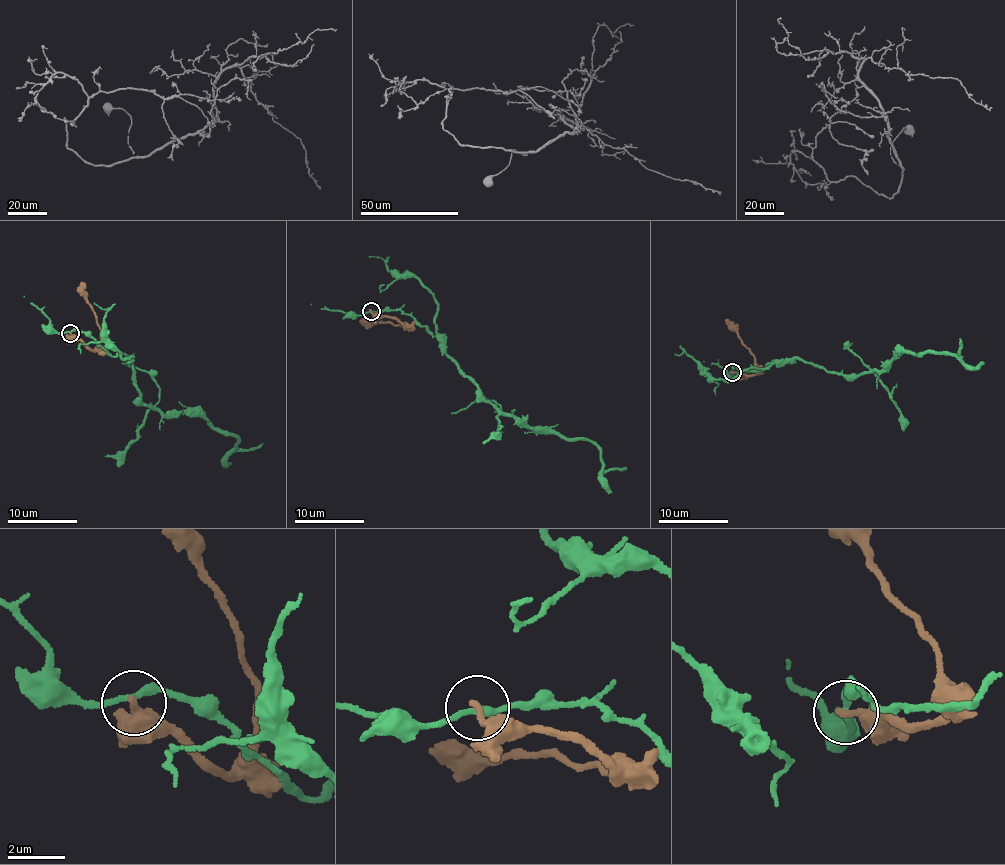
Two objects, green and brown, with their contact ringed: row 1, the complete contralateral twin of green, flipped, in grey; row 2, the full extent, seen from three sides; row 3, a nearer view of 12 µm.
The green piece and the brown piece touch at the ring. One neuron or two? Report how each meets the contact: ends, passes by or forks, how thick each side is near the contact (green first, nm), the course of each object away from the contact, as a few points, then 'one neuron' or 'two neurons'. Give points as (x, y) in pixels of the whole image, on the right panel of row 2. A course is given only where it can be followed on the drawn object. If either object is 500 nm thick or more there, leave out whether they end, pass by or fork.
green passes by | brown ends | 240/320 nm | green via (732, 372), (800, 359), (844, 375), (882, 369), (903, 350), (984, 362) | brown via (732, 372), (740, 371), (748, 375), (754, 374), (754, 365), (750, 349), (741, 342), (736, 324), (727, 319) | two neurons

